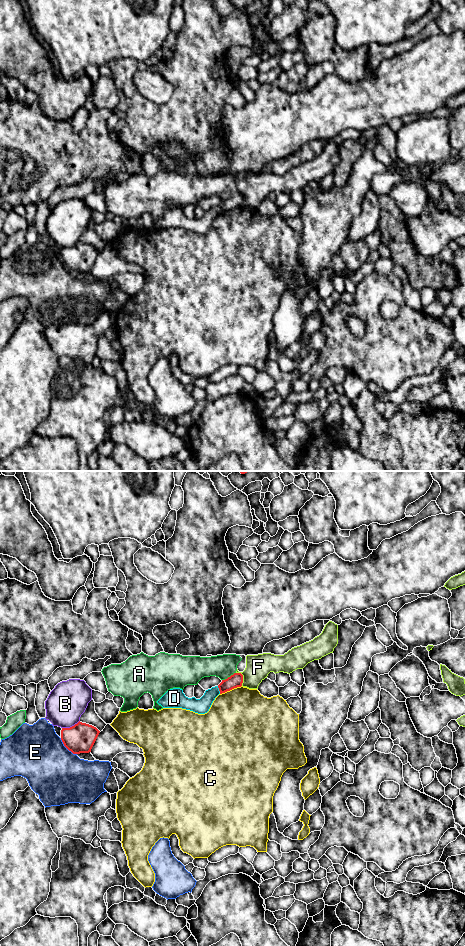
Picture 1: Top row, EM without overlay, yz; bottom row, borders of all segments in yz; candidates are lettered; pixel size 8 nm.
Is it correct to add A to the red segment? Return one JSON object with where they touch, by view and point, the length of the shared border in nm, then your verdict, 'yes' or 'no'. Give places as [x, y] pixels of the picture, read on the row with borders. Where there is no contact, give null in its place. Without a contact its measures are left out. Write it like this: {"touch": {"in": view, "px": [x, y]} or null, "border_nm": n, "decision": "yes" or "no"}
{"touch": {"in": "yz", "px": [228, 677]}, "border_nm": 130, "decision": "no"}

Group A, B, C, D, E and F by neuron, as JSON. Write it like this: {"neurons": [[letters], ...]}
{"neurons": [["A", "F"], ["B"], ["C"], ["D"], ["E"]]}

